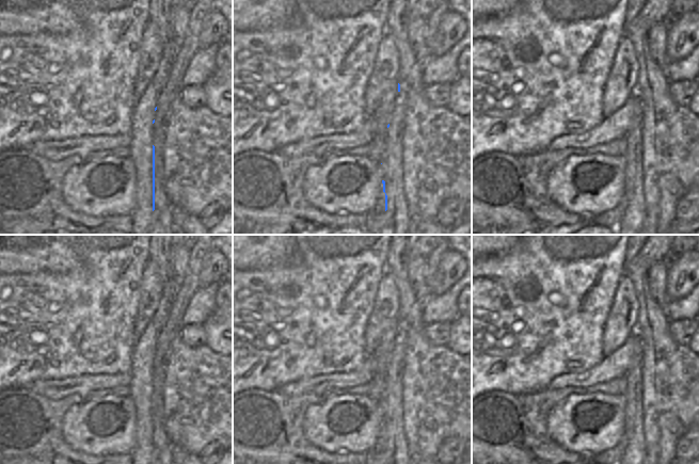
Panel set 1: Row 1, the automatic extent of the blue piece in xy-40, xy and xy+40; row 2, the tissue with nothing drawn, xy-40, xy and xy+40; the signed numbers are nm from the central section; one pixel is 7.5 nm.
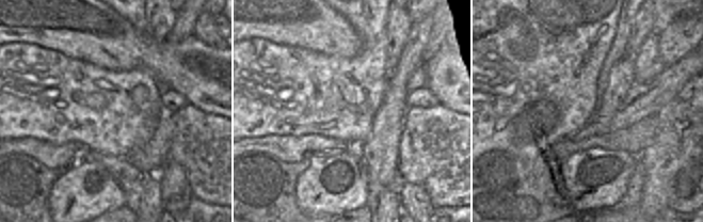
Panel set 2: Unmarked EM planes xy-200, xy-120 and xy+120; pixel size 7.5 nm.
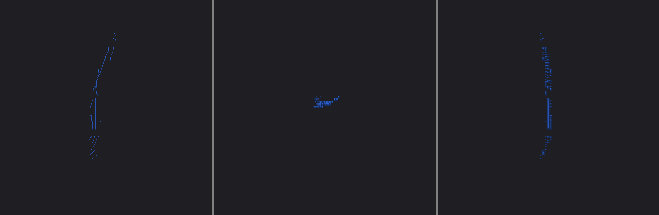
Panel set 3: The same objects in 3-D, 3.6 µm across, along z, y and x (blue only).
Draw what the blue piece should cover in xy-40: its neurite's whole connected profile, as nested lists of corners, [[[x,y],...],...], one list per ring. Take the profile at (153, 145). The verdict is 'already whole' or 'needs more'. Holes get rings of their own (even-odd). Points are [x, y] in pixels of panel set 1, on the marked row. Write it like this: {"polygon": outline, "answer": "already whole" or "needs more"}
{"polygon": [[[170,39],[146,90],[137,101],[131,117],[129,158],[136,166],[136,205],[131,211],[132,235],[149,235],[155,210],[155,146],[153,125],[157,101],[166,84],[178,47]]], "answer": "needs more"}

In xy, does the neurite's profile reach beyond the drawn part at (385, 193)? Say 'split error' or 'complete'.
split error

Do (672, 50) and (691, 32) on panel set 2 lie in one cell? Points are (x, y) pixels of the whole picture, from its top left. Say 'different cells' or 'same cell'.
same cell

